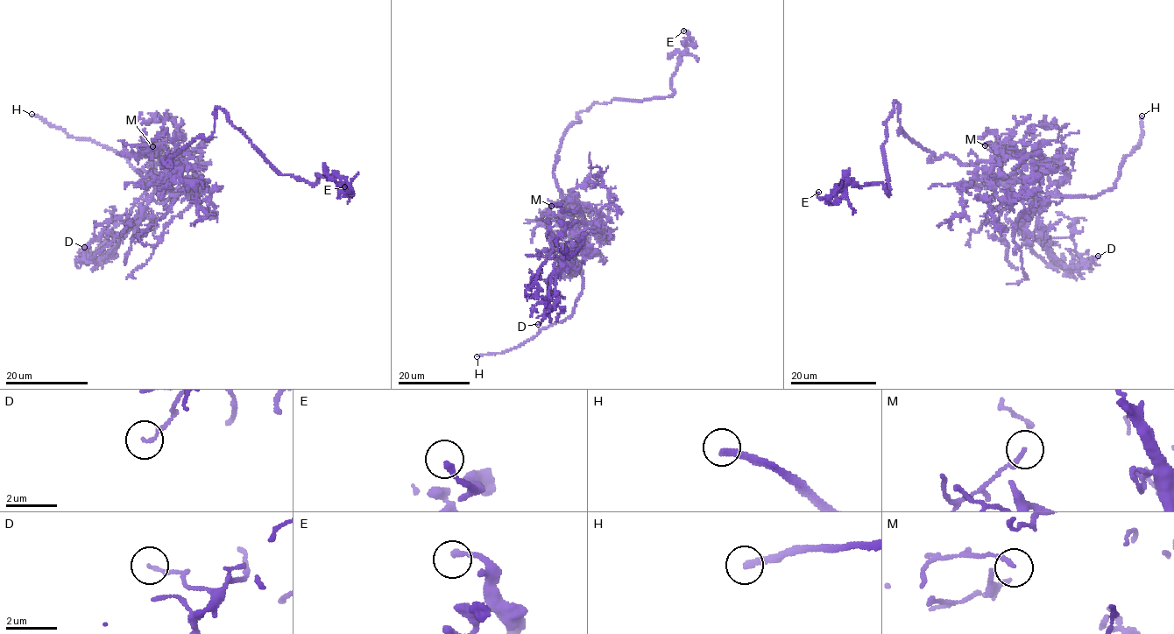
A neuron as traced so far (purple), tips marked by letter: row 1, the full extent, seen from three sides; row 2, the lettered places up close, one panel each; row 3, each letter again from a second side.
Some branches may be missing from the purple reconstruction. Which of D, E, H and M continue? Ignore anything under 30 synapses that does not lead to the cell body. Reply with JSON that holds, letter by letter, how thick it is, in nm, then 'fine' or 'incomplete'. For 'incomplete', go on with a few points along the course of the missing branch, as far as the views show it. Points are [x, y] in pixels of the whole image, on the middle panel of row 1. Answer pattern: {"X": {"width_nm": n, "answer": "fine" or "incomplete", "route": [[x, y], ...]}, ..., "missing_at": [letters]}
{"D": {"width_nm": 130, "answer": "fine"}, "E": {"width_nm": 220, "answer": "fine"}, "H": {"width_nm": 260, "answer": "incomplete", "route": [[477, 356], [476, 368], [457, 369], [449, 380], [435, 368], [426, 340], [428, 326], [417, 316], [397, 315]]}, "M": {"width_nm": 170, "answer": "fine"}, "missing_at": ["H"]}

